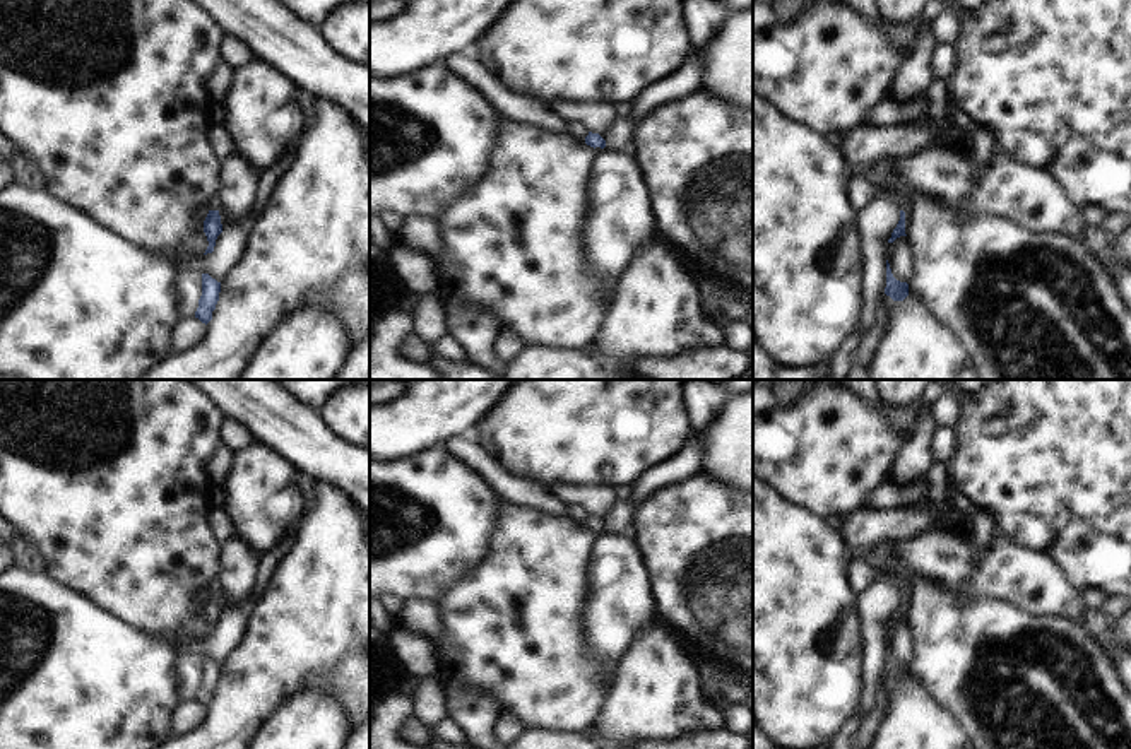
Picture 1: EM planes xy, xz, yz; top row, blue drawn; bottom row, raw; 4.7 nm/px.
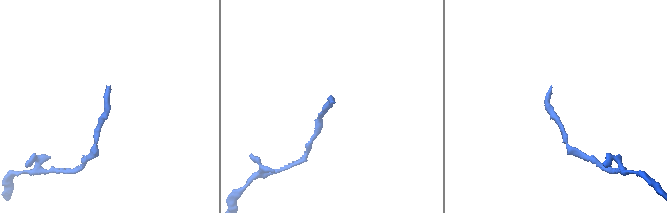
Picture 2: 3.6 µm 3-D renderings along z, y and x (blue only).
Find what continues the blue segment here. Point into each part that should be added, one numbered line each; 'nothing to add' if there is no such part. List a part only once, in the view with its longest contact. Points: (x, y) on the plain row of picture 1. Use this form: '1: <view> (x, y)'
1: yz (894, 580)

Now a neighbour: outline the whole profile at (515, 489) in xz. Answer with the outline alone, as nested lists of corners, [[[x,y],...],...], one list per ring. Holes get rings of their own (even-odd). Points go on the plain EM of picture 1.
[[[474,436],[452,438],[445,443],[445,448],[465,465],[479,472],[505,501],[537,508],[548,515],[566,516],[565,503],[536,481],[506,472]]]

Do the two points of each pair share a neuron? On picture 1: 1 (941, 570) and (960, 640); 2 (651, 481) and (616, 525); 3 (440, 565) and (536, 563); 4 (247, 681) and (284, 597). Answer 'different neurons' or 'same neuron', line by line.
1: different neurons
2: same neuron
3: different neurons
4: same neuron

